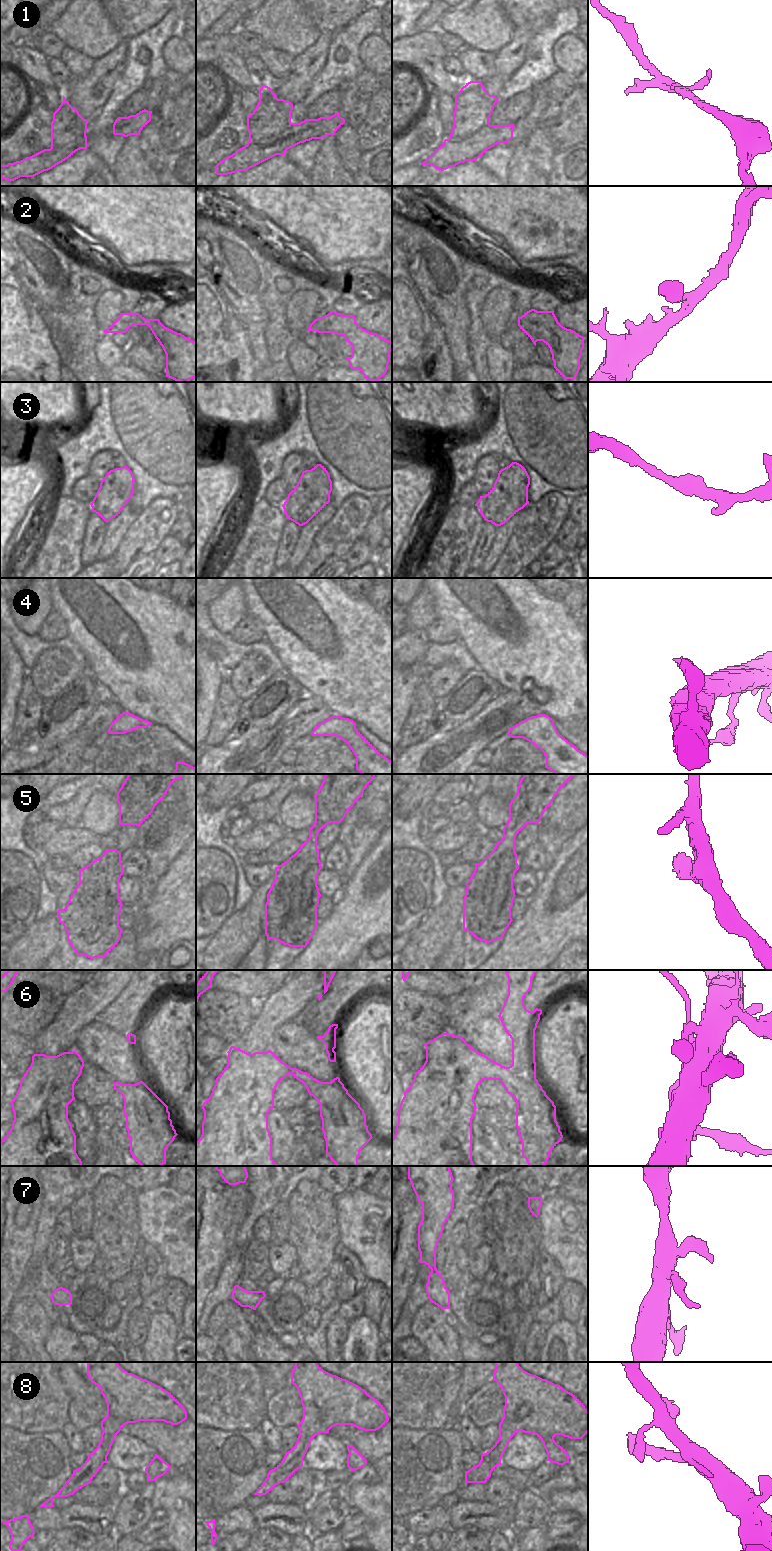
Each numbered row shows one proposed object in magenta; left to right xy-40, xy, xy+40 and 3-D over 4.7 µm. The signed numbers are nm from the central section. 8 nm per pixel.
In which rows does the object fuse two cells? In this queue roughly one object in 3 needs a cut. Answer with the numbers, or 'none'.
1, 3, 6

